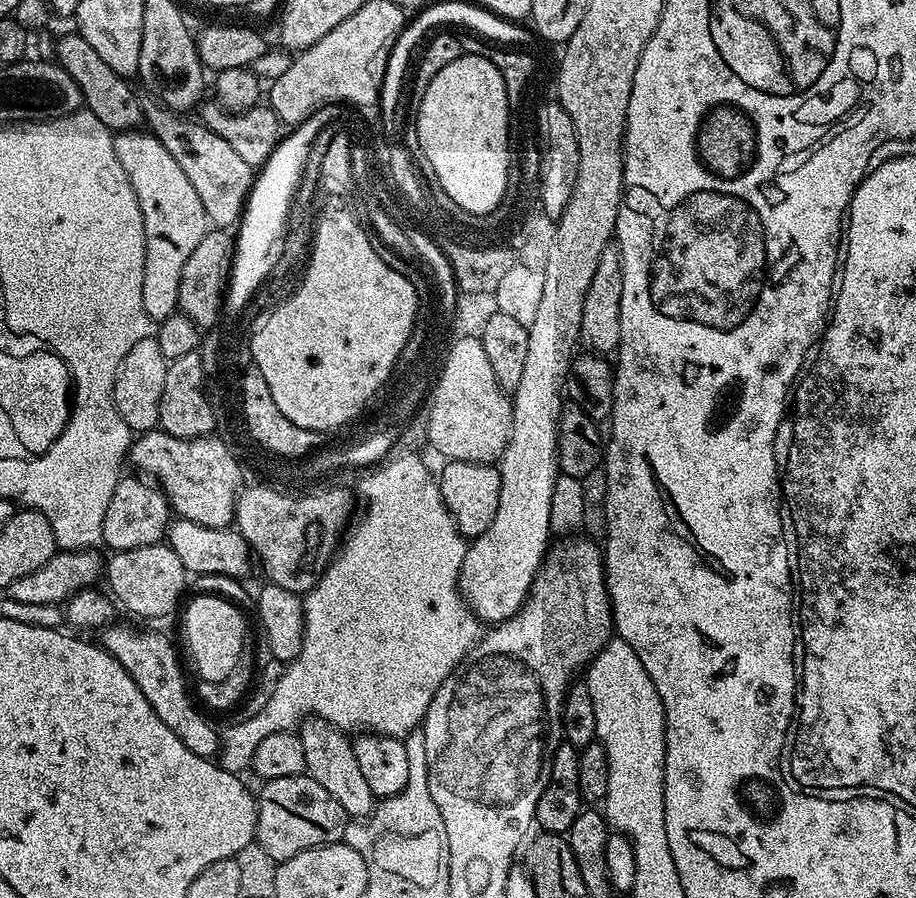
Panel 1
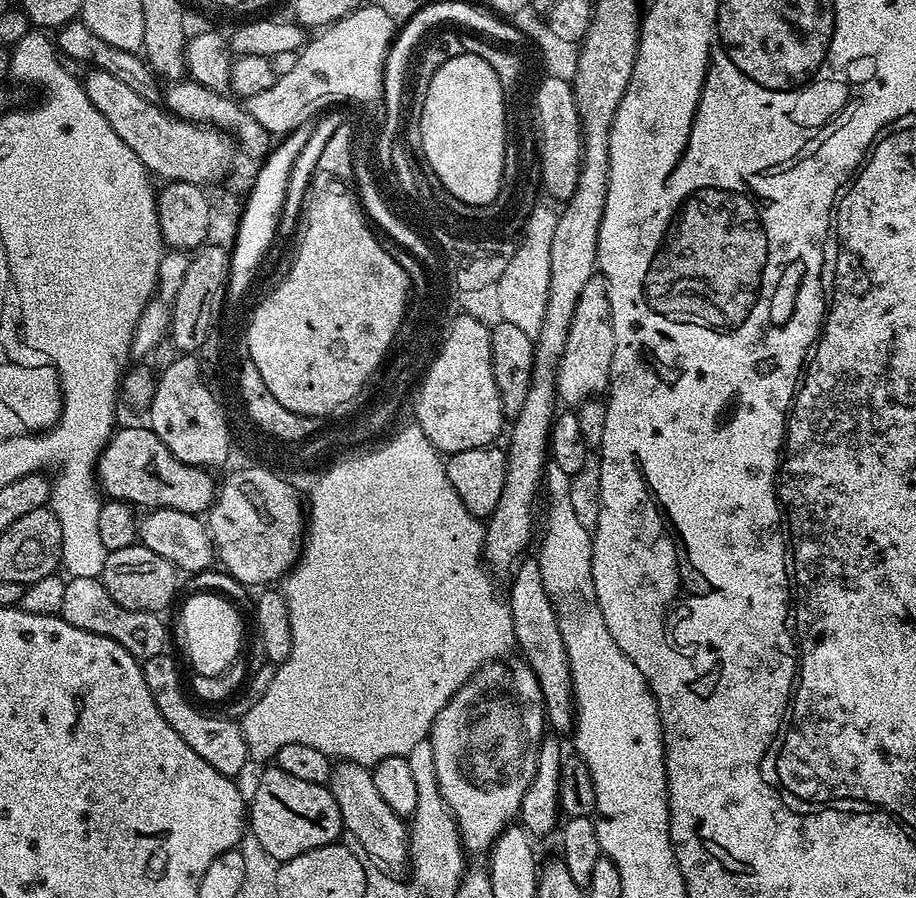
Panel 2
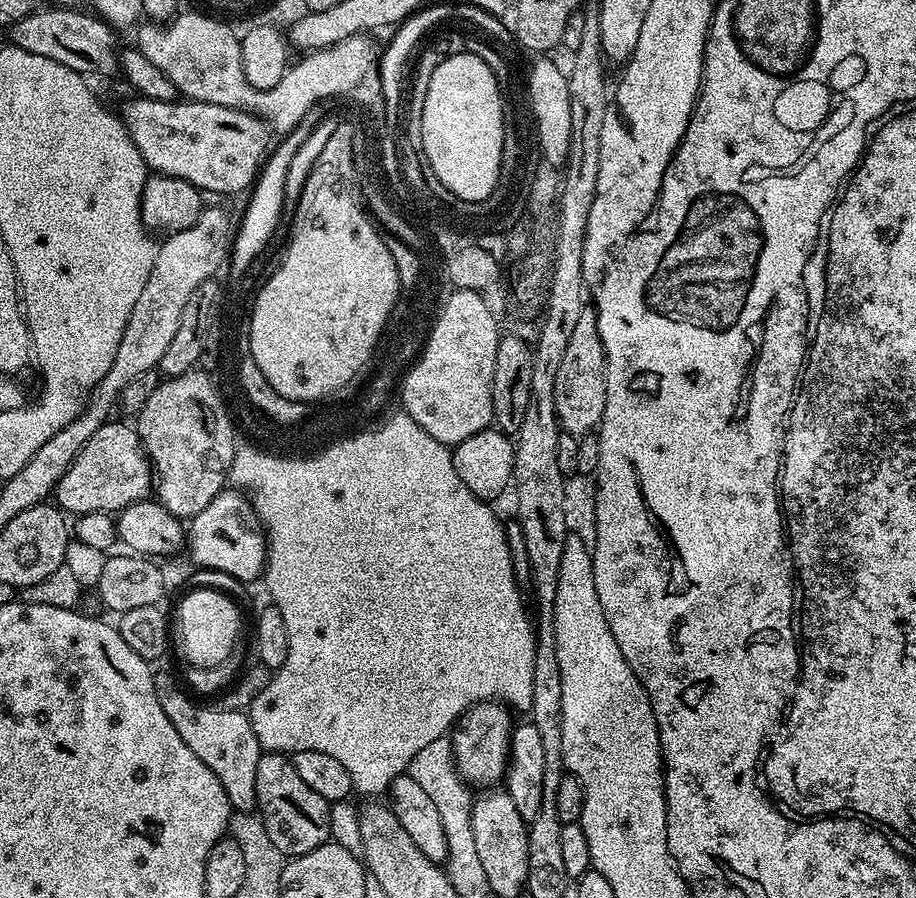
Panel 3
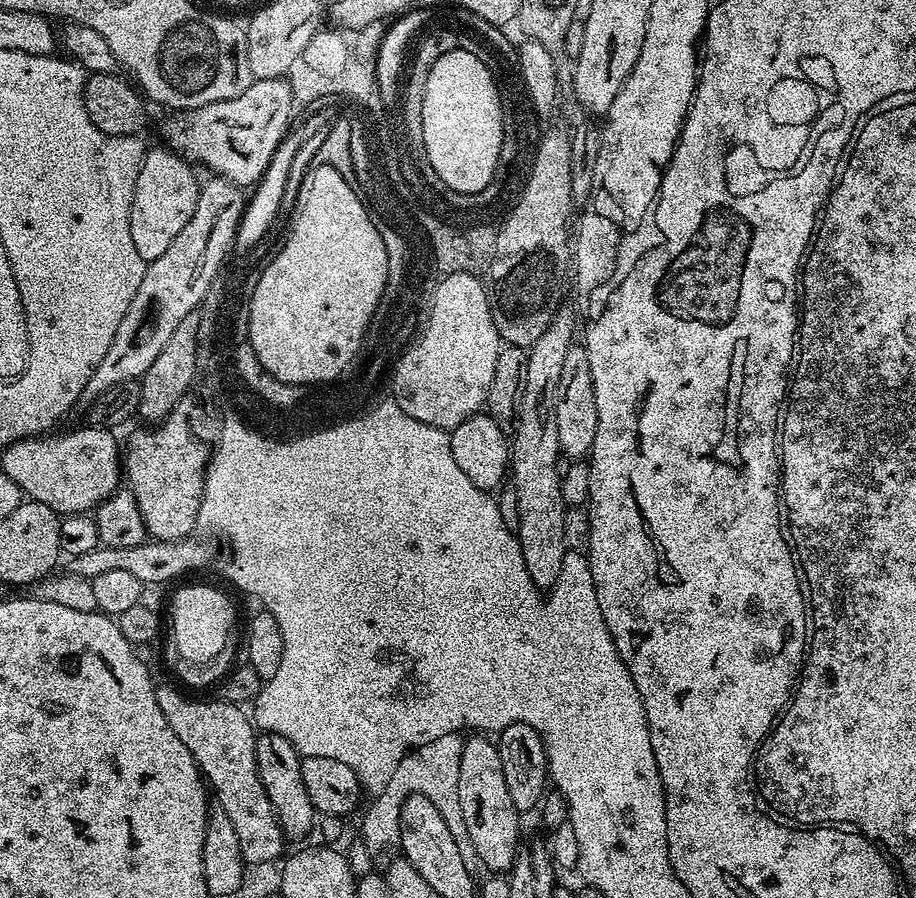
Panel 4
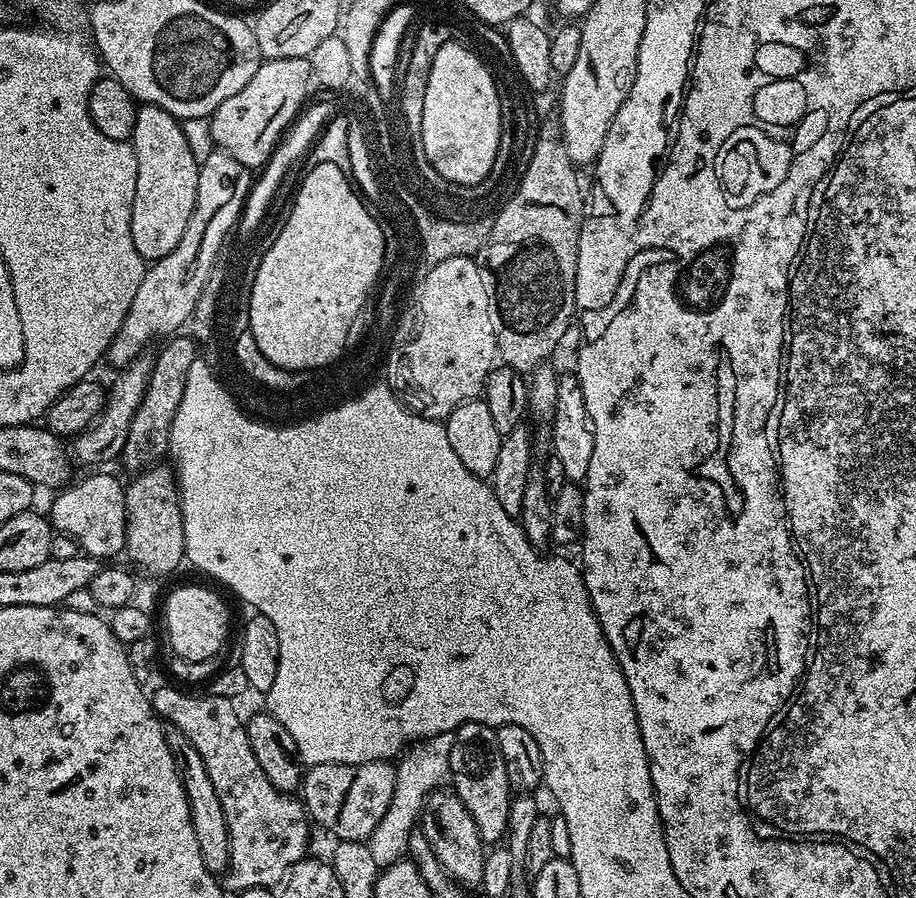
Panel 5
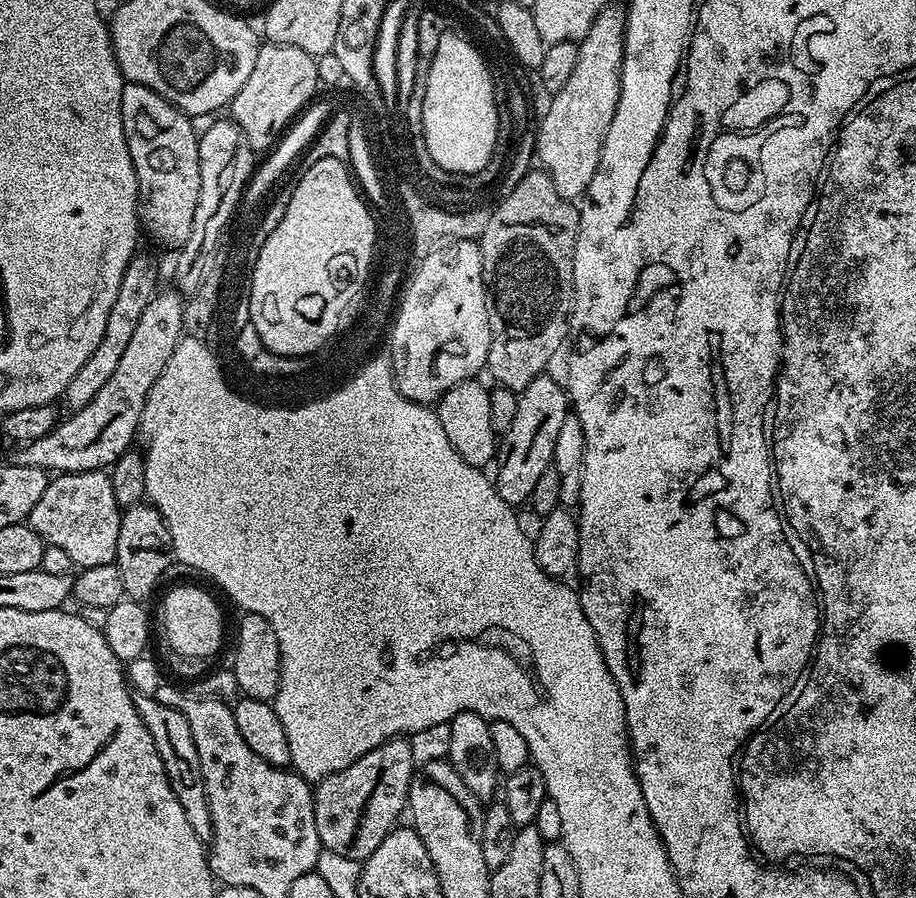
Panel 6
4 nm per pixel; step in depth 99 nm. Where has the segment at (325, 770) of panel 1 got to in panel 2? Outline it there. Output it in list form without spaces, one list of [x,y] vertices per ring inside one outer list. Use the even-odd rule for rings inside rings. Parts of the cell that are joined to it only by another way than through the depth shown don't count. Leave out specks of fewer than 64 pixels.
[[[337,763],[332,770],[330,787],[334,794],[334,802],[338,802],[338,810],[342,810],[344,832],[352,835],[360,843],[359,851],[369,861],[372,859],[372,862],[385,869],[396,870],[392,868],[400,868],[403,864],[405,867],[410,860],[409,835],[405,821],[396,816],[394,810],[390,810],[390,806],[386,806],[382,794],[378,794],[377,788],[374,787],[371,771],[362,764]]]

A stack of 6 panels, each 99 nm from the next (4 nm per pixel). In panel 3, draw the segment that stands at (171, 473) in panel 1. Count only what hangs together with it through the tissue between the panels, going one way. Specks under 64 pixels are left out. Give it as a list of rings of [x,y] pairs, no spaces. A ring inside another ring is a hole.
[[[131,423],[104,424],[82,446],[78,458],[62,474],[54,493],[54,500],[65,513],[107,512],[119,514],[126,506],[139,500],[149,499],[154,492],[154,473],[144,447],[140,445],[140,435]]]

